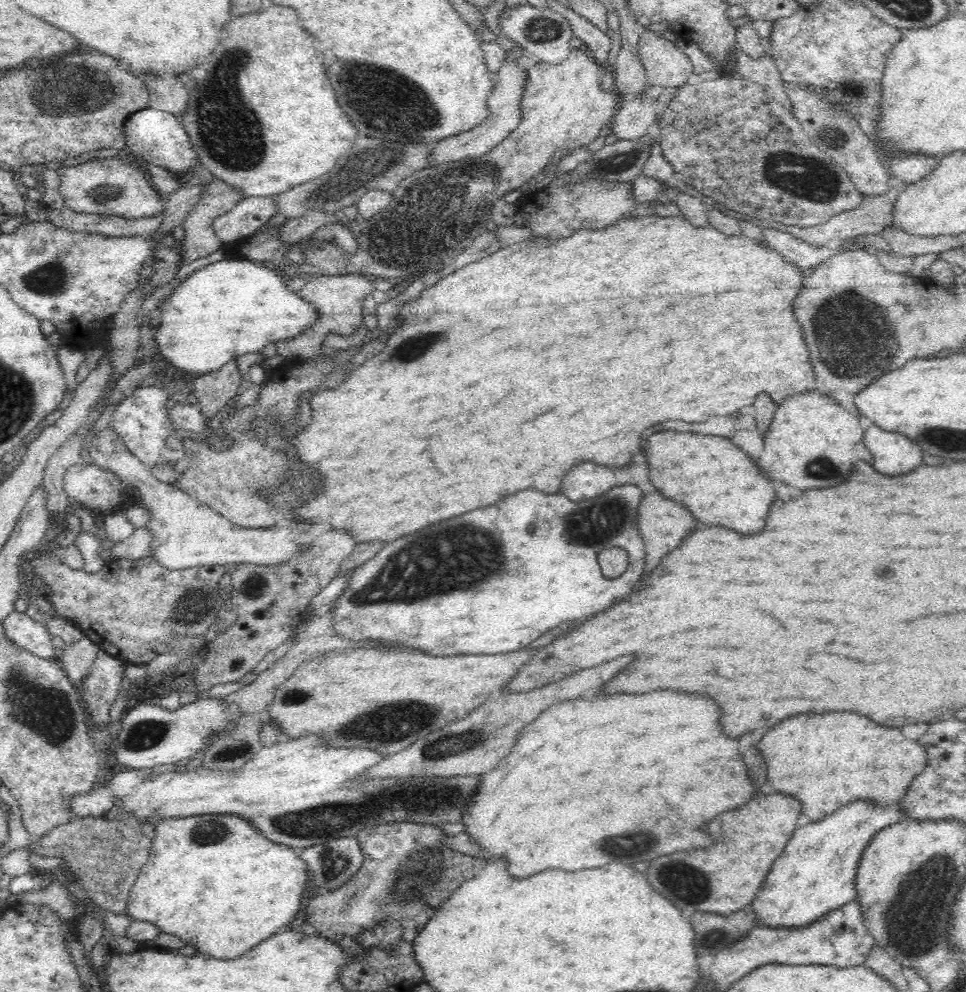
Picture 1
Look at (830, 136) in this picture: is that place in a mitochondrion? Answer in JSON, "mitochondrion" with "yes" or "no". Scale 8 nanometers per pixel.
{"mitochondrion":"yes"}

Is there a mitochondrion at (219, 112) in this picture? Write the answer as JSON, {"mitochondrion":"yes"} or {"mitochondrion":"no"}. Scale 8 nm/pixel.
{"mitochondrion":"yes"}

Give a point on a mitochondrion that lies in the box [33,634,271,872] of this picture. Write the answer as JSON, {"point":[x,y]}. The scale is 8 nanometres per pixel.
{"point":[146,734]}

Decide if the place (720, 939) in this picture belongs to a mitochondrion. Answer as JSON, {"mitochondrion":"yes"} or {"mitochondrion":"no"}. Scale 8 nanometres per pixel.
{"mitochondrion":"no"}

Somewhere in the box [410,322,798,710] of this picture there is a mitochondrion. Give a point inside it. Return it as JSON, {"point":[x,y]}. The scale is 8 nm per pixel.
{"point":[589,526]}

